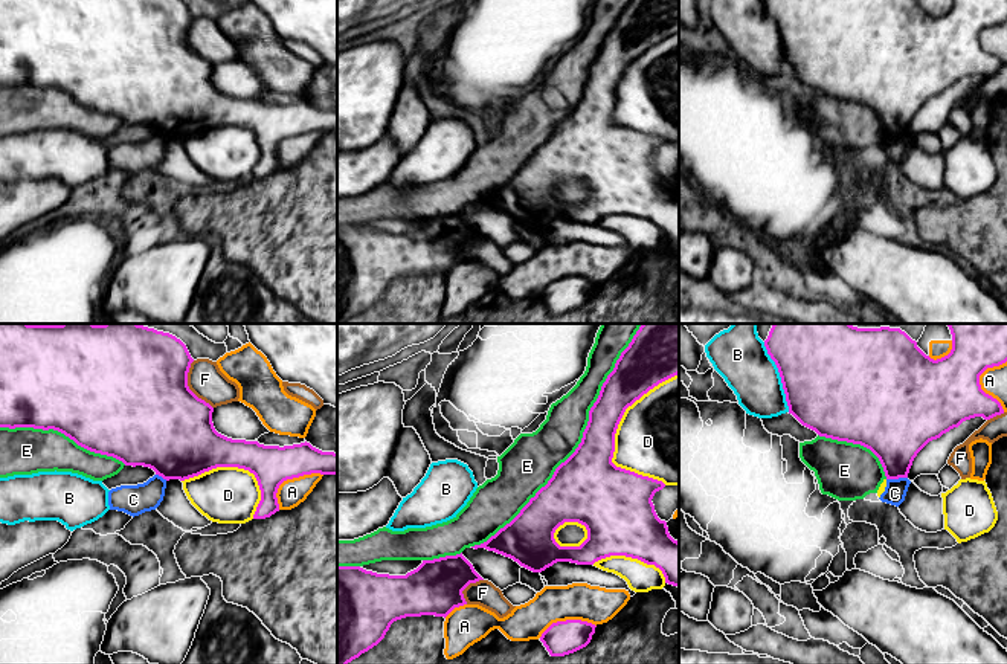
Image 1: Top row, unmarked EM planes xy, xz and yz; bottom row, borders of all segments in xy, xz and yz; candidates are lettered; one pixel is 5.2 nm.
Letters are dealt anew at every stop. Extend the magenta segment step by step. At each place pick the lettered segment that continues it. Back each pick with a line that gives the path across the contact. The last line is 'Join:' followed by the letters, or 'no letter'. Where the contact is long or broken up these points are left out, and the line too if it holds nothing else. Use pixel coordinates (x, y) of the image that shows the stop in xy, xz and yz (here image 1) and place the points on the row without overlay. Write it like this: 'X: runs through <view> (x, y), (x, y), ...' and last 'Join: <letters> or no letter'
Join: no letter

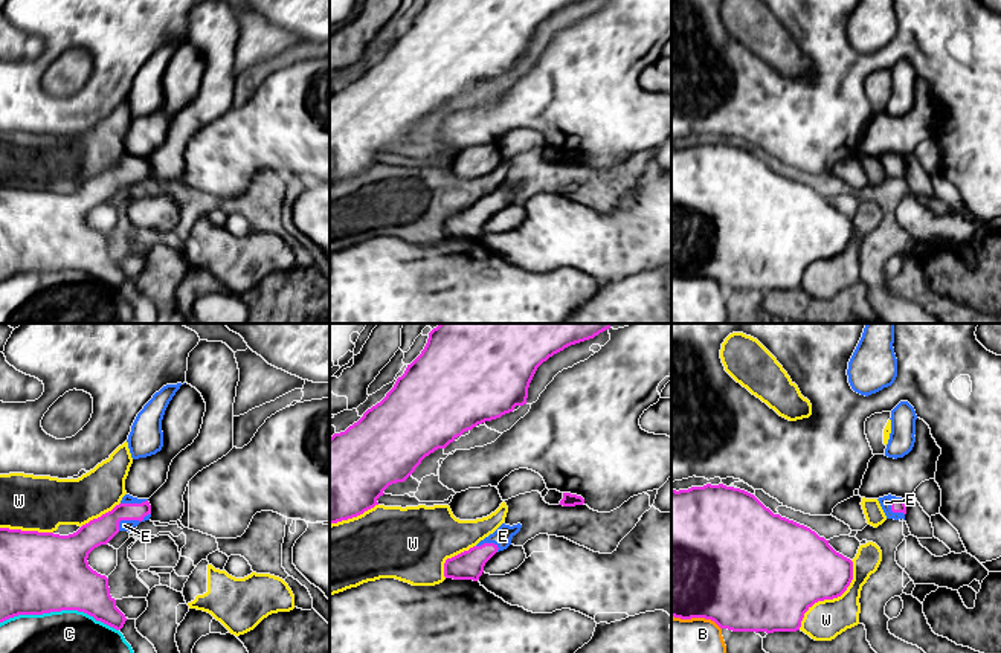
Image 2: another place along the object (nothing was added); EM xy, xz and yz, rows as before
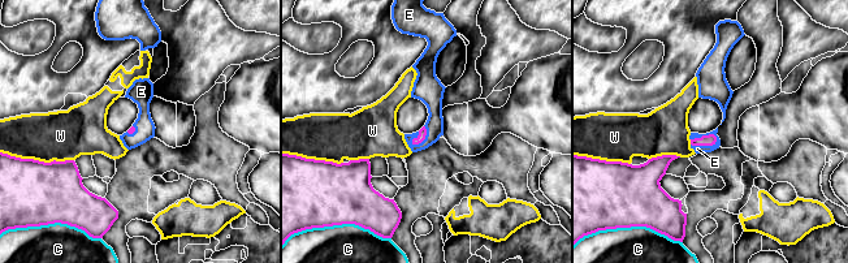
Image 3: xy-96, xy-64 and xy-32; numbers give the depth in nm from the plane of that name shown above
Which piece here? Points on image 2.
E: runs through xy (99, 189), (118, 177), (130, 177), (124, 183)
Join: E

